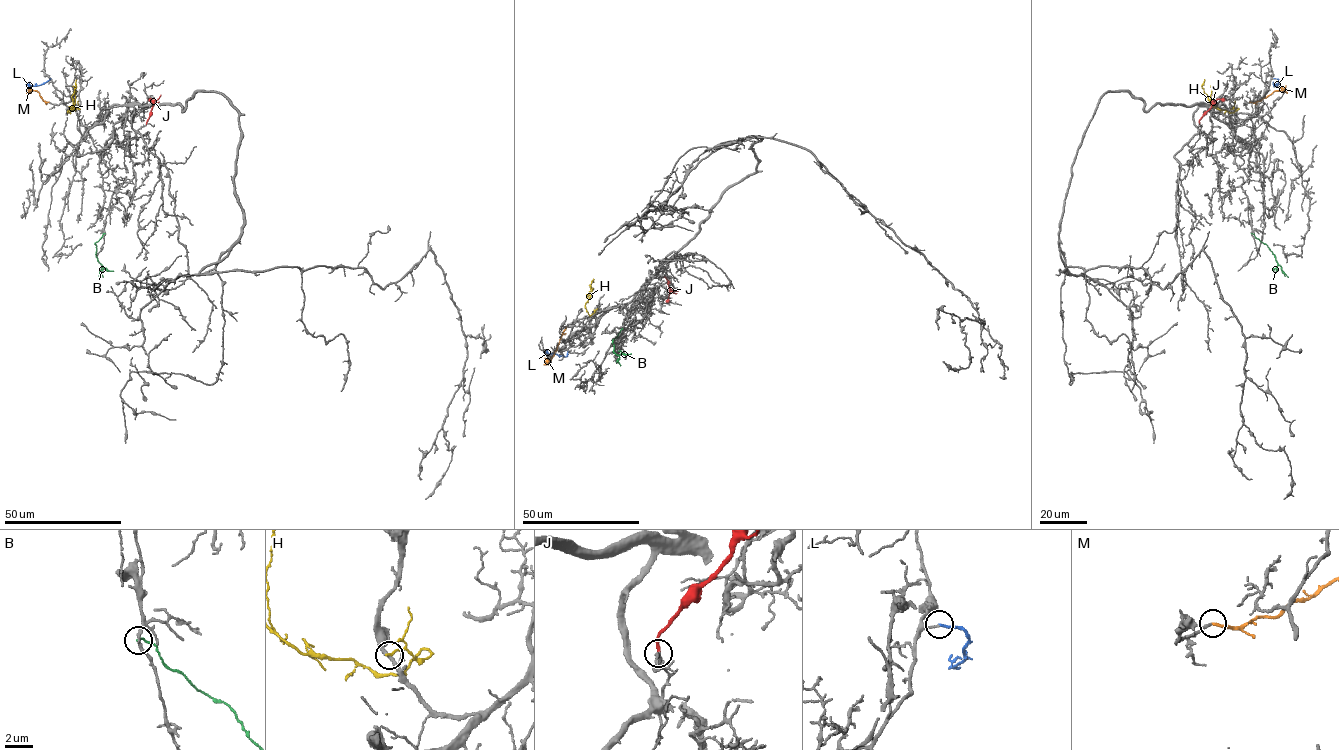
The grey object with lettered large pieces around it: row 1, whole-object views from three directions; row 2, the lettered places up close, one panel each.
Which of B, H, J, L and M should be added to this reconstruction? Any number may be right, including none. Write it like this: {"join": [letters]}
{"join": ["L", "M"]}

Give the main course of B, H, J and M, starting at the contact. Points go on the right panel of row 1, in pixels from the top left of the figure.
B: (1251, 233), (1266, 245), (1288, 277)
H: (1231, 109), (1238, 109), (1229, 112), (1210, 103), (1202, 88), (1204, 79)
J: (1199, 123), (1215, 101), (1225, 100)
M: (1249, 102), (1260, 101), (1274, 91), (1286, 93)

